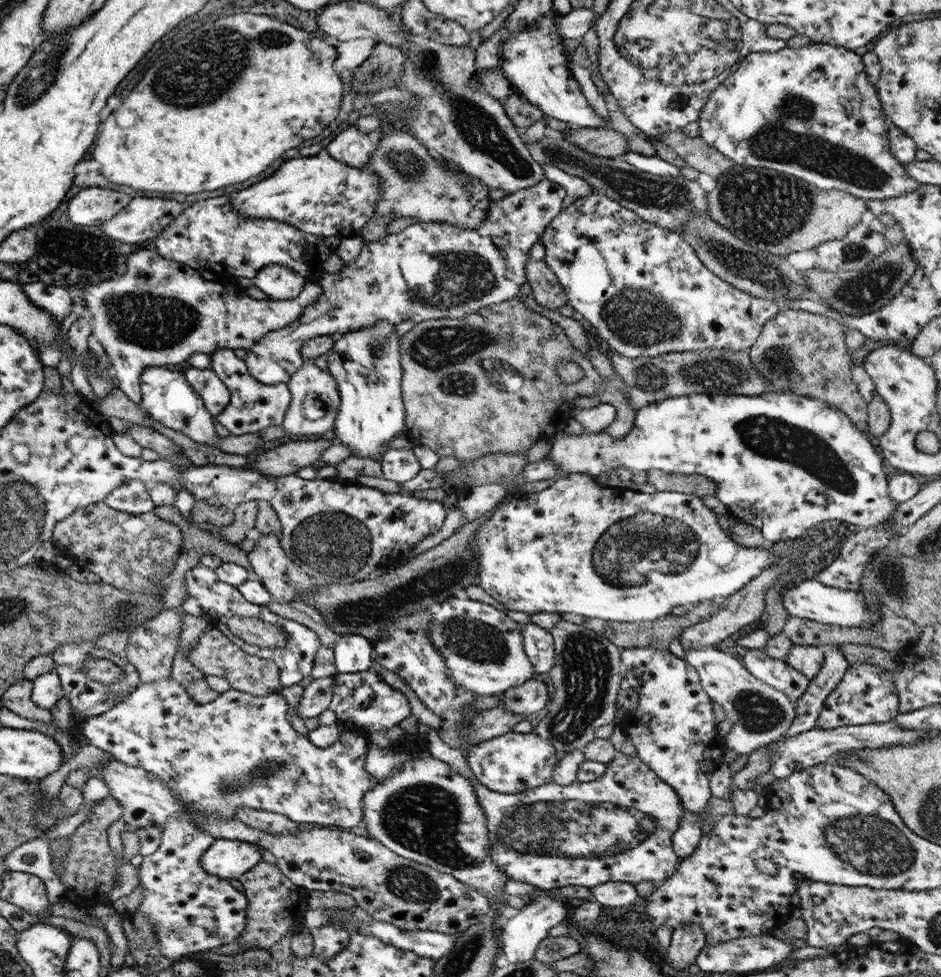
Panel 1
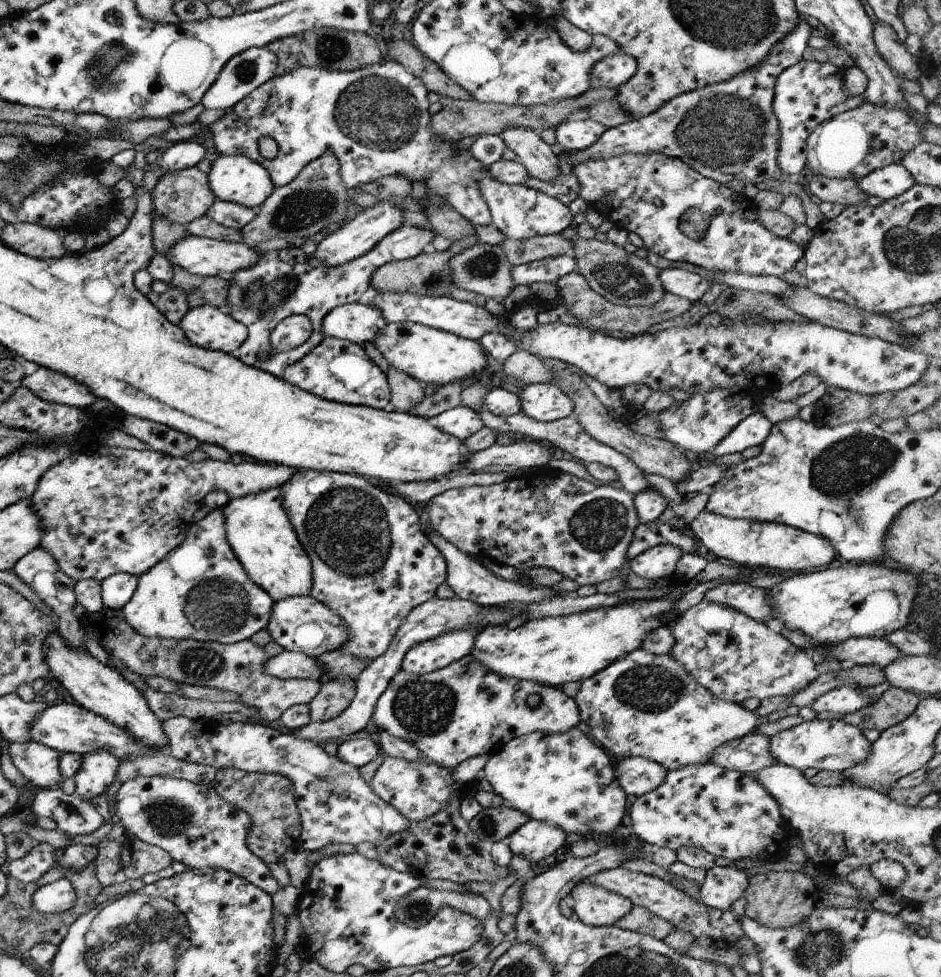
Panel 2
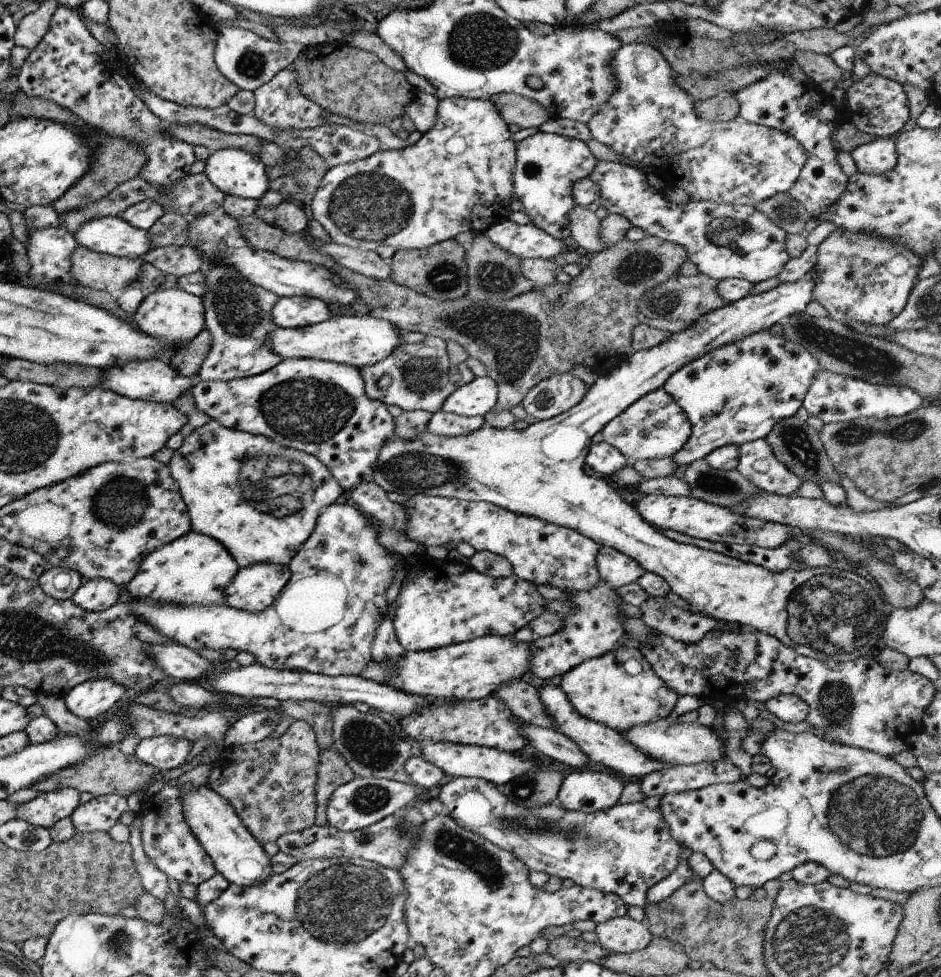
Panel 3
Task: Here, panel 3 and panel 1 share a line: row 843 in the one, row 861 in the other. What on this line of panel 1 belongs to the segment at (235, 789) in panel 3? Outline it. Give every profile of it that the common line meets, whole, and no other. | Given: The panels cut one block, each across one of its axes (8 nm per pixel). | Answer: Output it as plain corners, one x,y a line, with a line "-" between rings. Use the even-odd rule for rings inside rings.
261,859
248,872
238,876
238,880
243,887
242,893
247,897
245,929
237,937
237,942
245,950
263,948
267,951
285,934
301,930
303,913
308,910
305,903
308,891
289,881
276,864
267,864

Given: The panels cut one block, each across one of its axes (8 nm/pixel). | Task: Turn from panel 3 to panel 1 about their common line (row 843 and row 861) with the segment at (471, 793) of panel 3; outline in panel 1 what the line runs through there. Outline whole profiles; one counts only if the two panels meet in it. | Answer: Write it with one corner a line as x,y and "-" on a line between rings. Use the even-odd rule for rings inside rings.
423,724
417,726
417,735
426,742
430,756
449,764
455,774
461,774
471,782
487,820
487,854
497,873
544,891
561,886
591,888
605,882
633,883
635,886
642,880
657,886
676,871
679,858
672,851
671,837
685,808
675,790
657,778
637,756
629,757
616,751
614,758
607,762
605,774
591,782
575,781
567,786
549,782
515,794
498,793
473,777
462,751
443,744
437,731

